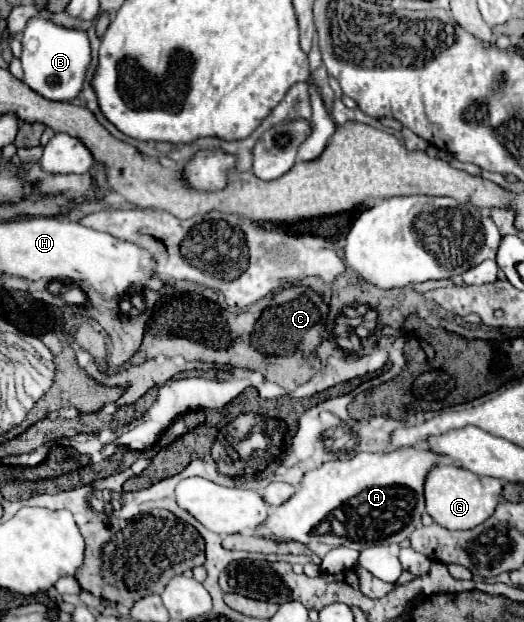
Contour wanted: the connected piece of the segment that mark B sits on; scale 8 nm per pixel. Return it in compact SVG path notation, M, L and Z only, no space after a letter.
M30 19L22 33L22 69L24 83L38 95L50 101L72 101L84 81L86 67L90 63L90 43L84 31L64 29L46 19Z

